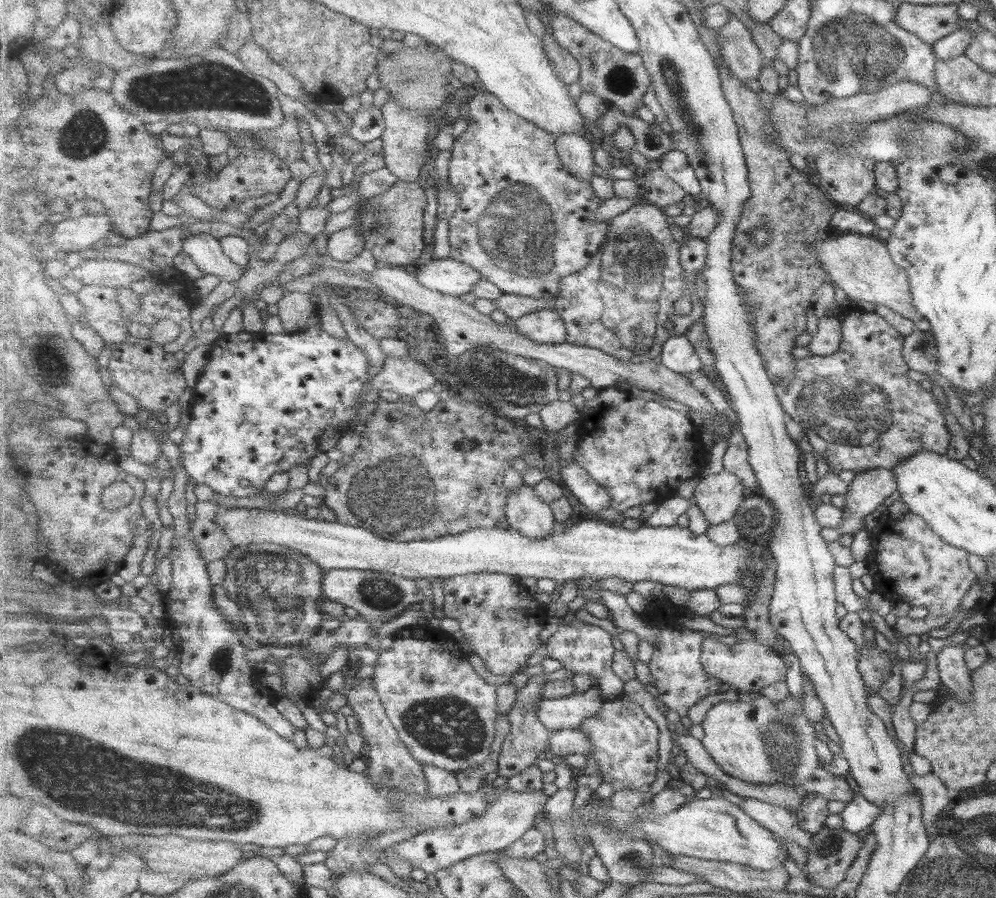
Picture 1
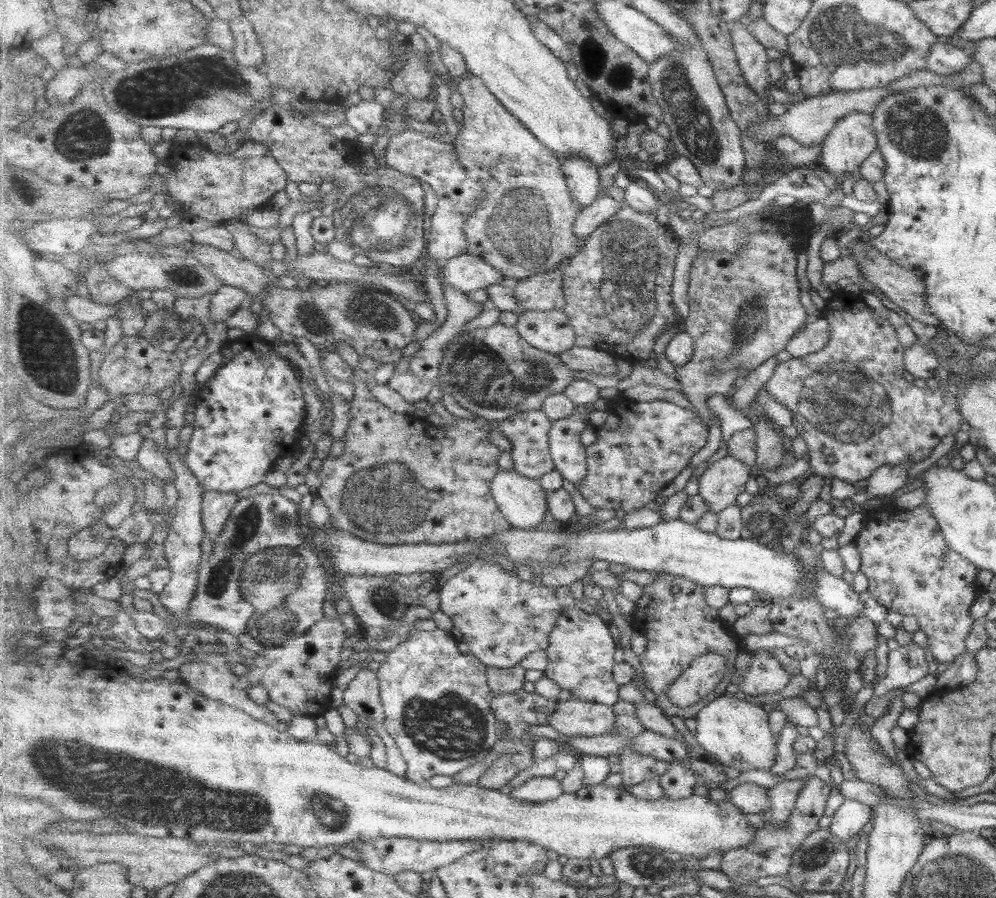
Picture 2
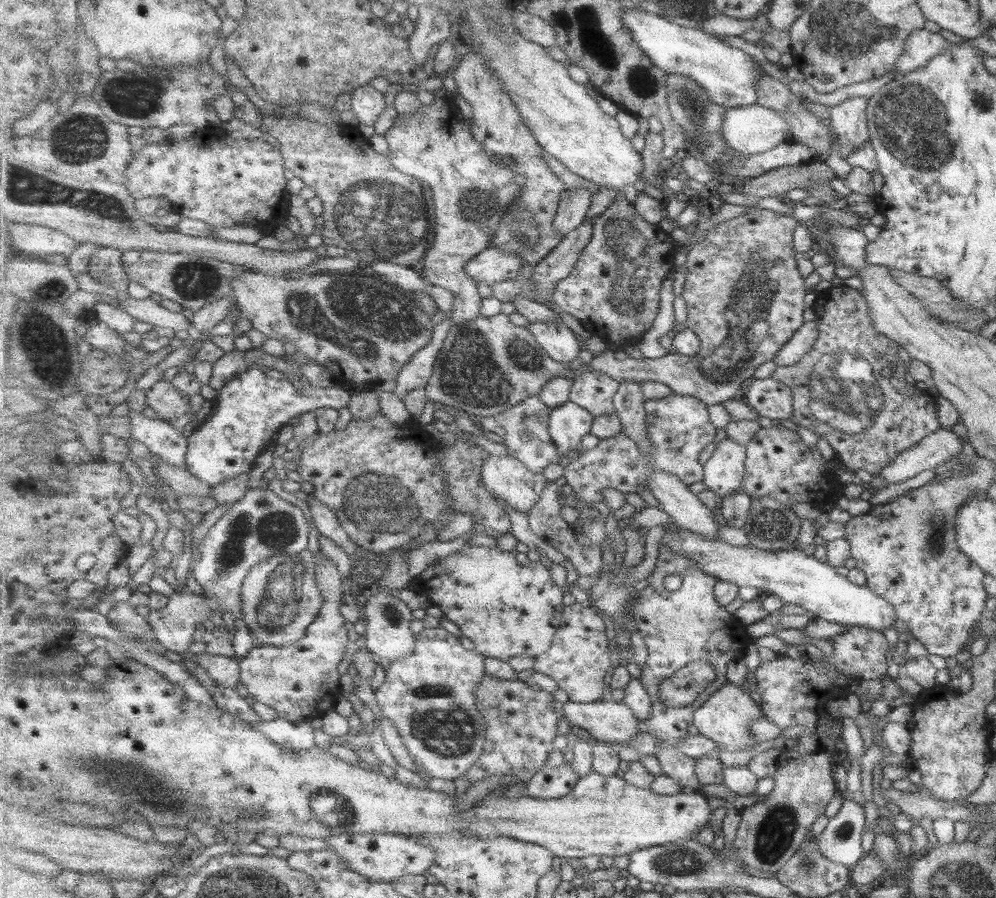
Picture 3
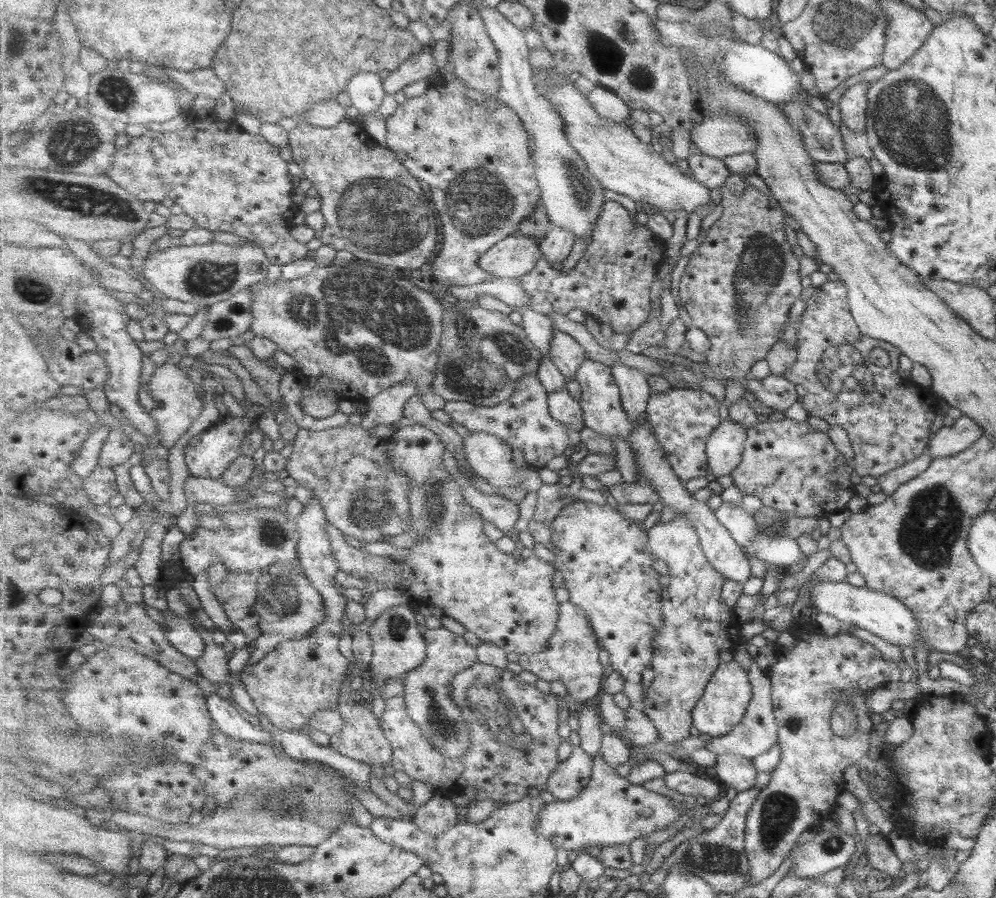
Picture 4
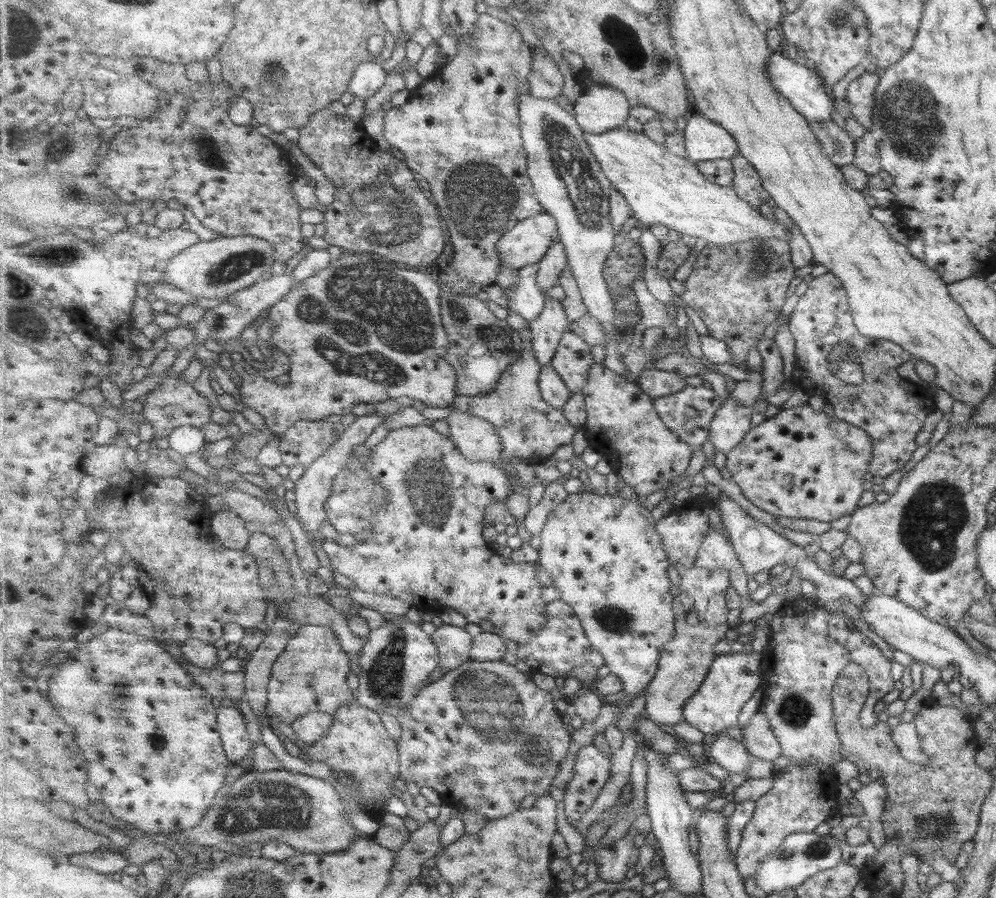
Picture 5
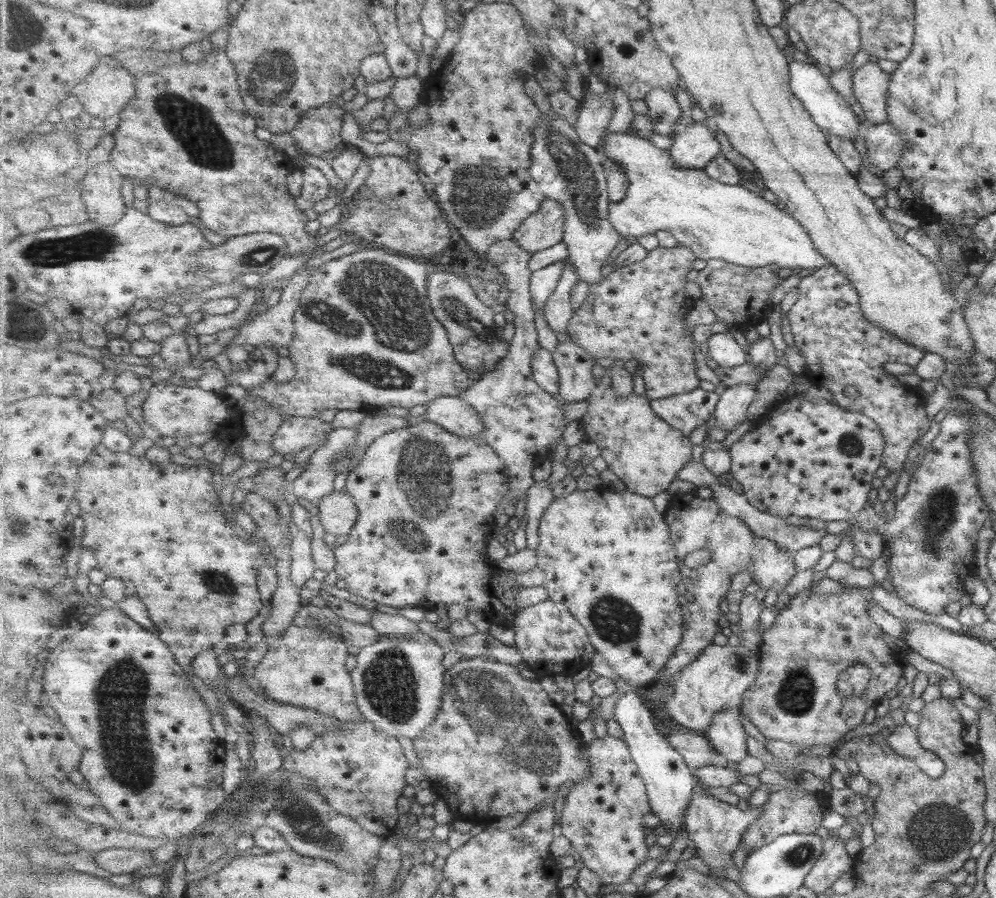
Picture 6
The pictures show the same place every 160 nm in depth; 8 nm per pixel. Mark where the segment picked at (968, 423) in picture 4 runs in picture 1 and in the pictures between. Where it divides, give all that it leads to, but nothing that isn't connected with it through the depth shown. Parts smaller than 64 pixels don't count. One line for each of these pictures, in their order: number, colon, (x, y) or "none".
1: (866, 491)
2: (884, 480)
3: (938, 447)

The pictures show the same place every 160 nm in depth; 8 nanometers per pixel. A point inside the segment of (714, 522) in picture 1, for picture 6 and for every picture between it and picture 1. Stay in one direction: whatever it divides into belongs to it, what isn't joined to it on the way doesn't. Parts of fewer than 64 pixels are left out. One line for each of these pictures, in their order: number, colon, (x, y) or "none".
2: (720, 484)
3: (725, 469)
4: (726, 445)
5: (733, 421)
6: (734, 404)

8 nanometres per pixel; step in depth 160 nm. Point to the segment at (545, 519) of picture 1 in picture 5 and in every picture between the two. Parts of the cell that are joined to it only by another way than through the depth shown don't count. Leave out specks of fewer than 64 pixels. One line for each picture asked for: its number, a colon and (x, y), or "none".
2: (523, 501)
3: (507, 477)
4: (490, 457)
5: (477, 438)

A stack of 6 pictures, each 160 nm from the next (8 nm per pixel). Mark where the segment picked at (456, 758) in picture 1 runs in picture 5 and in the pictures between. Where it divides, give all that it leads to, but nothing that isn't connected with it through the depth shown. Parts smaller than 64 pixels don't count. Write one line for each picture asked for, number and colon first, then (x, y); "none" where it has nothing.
2: (438, 704)
3: (430, 696)
4: (428, 689)
5: (454, 643)

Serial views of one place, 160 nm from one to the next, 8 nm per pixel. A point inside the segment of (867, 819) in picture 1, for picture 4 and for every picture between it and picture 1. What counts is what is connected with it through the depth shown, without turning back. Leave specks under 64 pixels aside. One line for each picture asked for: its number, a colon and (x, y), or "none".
2: (846, 821)
3: (839, 841)
4: (830, 849)

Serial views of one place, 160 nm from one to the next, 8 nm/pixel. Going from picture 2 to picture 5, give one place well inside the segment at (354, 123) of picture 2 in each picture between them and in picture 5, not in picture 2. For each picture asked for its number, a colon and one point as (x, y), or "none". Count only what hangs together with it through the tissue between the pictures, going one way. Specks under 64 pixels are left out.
3: (367, 102)
4: (366, 90)
5: (368, 78)

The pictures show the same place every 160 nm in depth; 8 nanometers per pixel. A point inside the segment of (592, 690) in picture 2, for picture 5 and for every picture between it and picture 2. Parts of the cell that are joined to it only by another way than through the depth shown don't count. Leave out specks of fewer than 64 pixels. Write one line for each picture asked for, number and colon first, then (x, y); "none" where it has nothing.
3: (578, 661)
4: (573, 655)
5: (562, 649)

